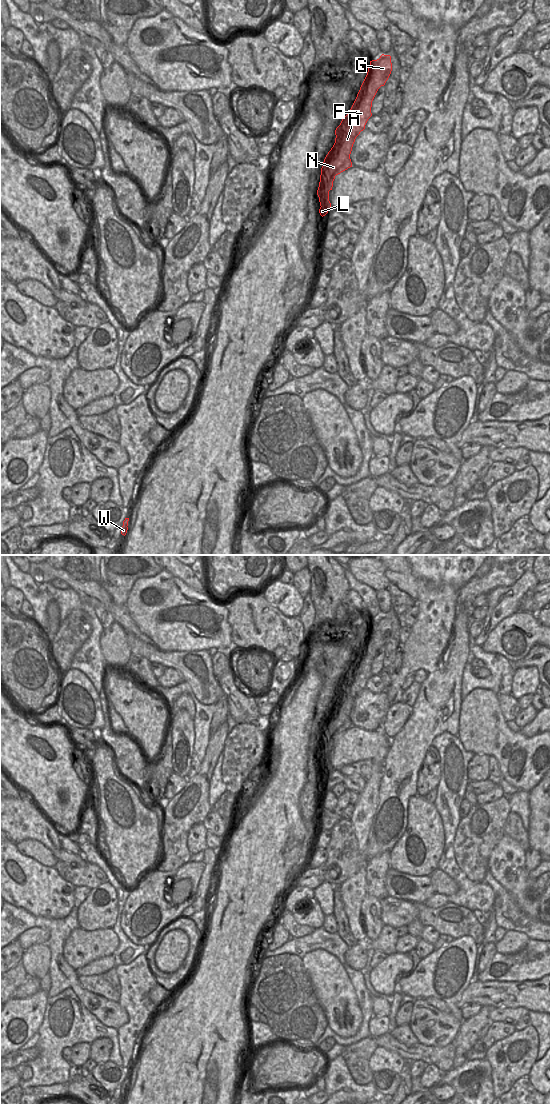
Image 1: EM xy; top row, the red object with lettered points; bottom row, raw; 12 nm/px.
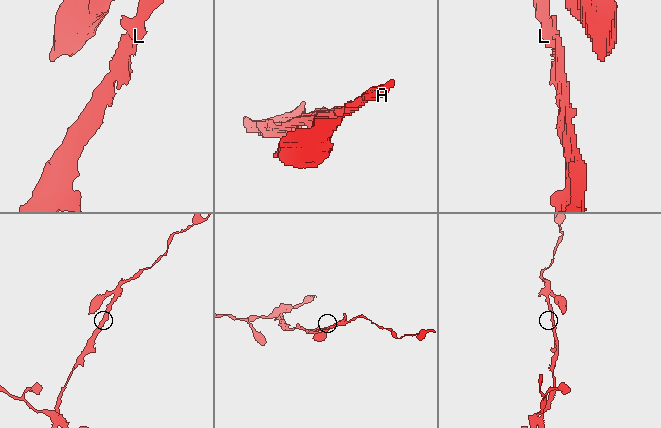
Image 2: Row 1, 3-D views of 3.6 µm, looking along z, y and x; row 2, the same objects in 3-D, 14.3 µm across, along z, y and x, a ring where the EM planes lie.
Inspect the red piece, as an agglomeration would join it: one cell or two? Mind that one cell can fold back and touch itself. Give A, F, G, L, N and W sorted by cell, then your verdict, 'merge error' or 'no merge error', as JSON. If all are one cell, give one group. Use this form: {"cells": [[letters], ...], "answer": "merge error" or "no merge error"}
{"cells": [["A", "F", "L", "N", "W"], ["G"]], "answer": "merge error"}

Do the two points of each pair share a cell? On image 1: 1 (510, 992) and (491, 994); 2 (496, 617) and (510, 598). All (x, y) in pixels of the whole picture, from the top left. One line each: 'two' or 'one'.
1: one
2: one

